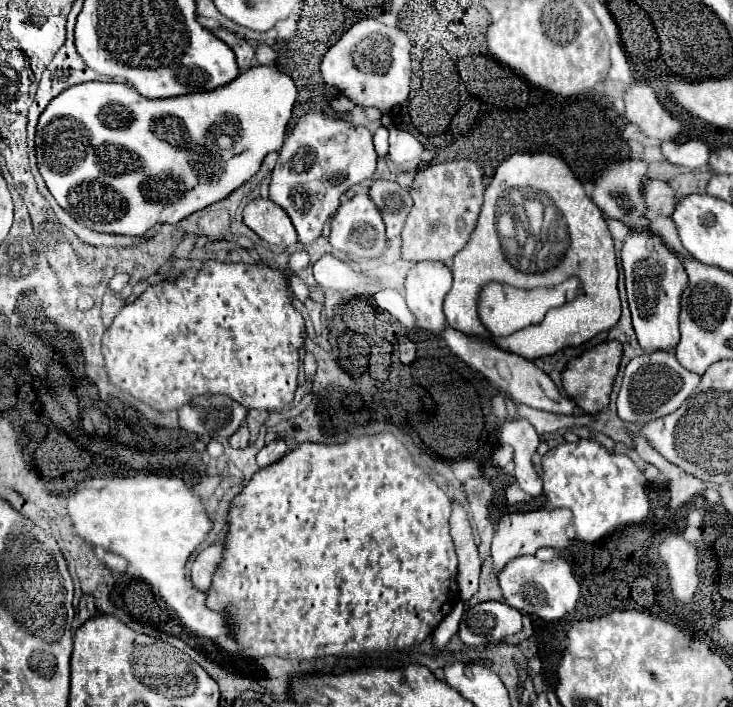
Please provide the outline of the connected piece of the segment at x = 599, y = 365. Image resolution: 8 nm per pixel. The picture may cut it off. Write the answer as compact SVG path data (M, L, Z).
M608 340L602 342L586 352L582 352L582 356L572 358L566 366L566 370L562 372L562 384L564 390L570 398L574 398L574 402L588 414L598 414L602 408L608 406L610 402L610 392L612 392L612 384L614 378L618 374L622 362L622 344L616 340Z

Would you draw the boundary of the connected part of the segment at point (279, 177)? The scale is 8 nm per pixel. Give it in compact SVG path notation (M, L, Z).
M322 112L304 114L280 150L270 180L270 200L290 216L298 232L298 242L310 244L322 234L326 220L336 214L340 196L354 184L372 178L376 160L378 154L366 126L354 126Z

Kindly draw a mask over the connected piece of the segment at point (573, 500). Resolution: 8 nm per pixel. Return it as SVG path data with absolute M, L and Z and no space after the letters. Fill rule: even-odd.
M596 440L558 444L542 460L544 494L550 508L570 508L576 536L582 542L596 542L606 534L642 522L650 512L646 478L626 454L608 452Z

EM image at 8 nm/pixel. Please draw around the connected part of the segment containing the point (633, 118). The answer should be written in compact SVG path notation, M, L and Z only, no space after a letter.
M634 84L626 92L626 118L640 130L658 140L674 140L682 122L662 104L648 84Z

